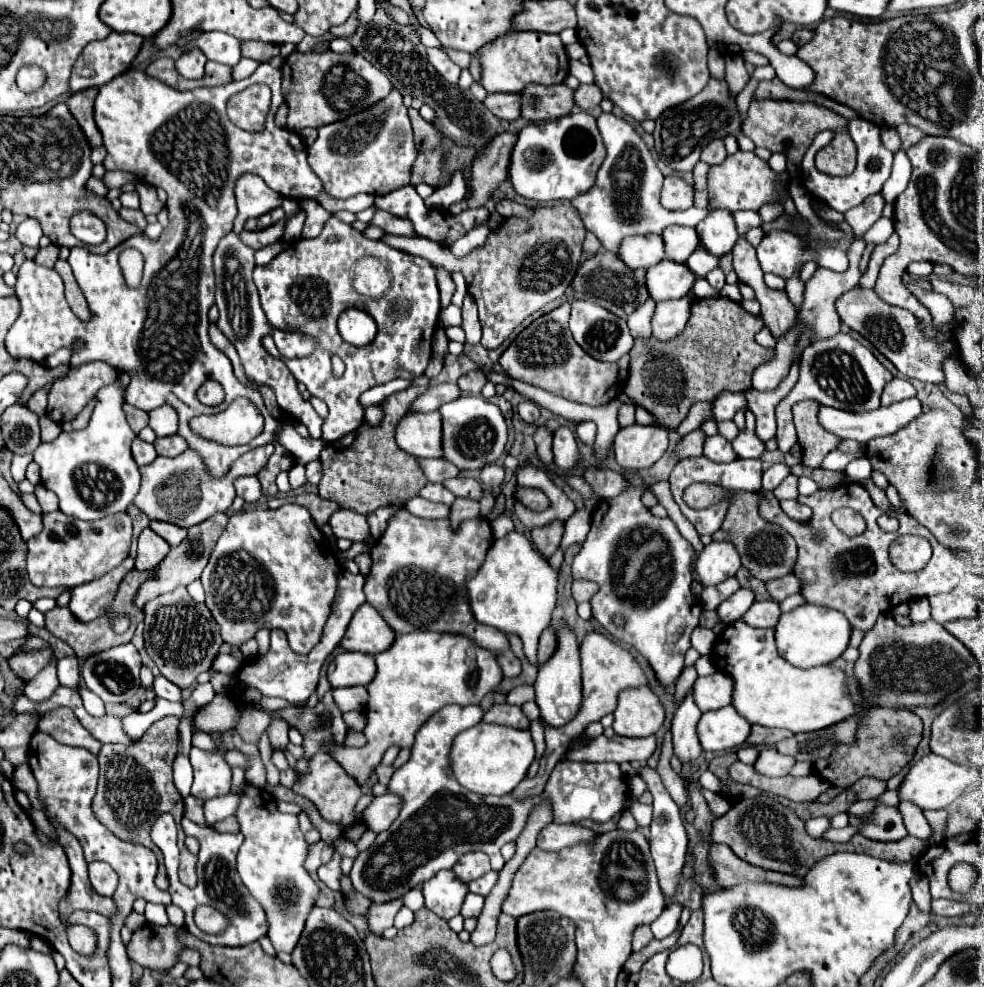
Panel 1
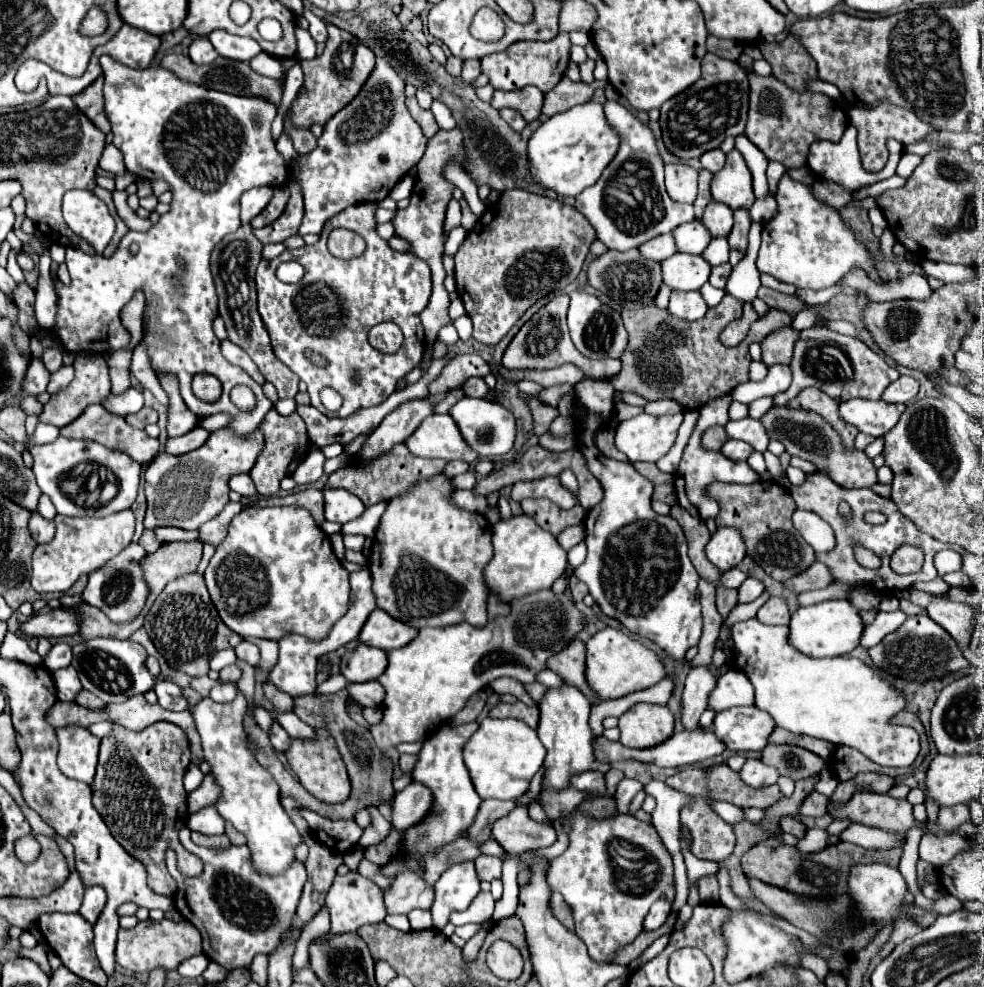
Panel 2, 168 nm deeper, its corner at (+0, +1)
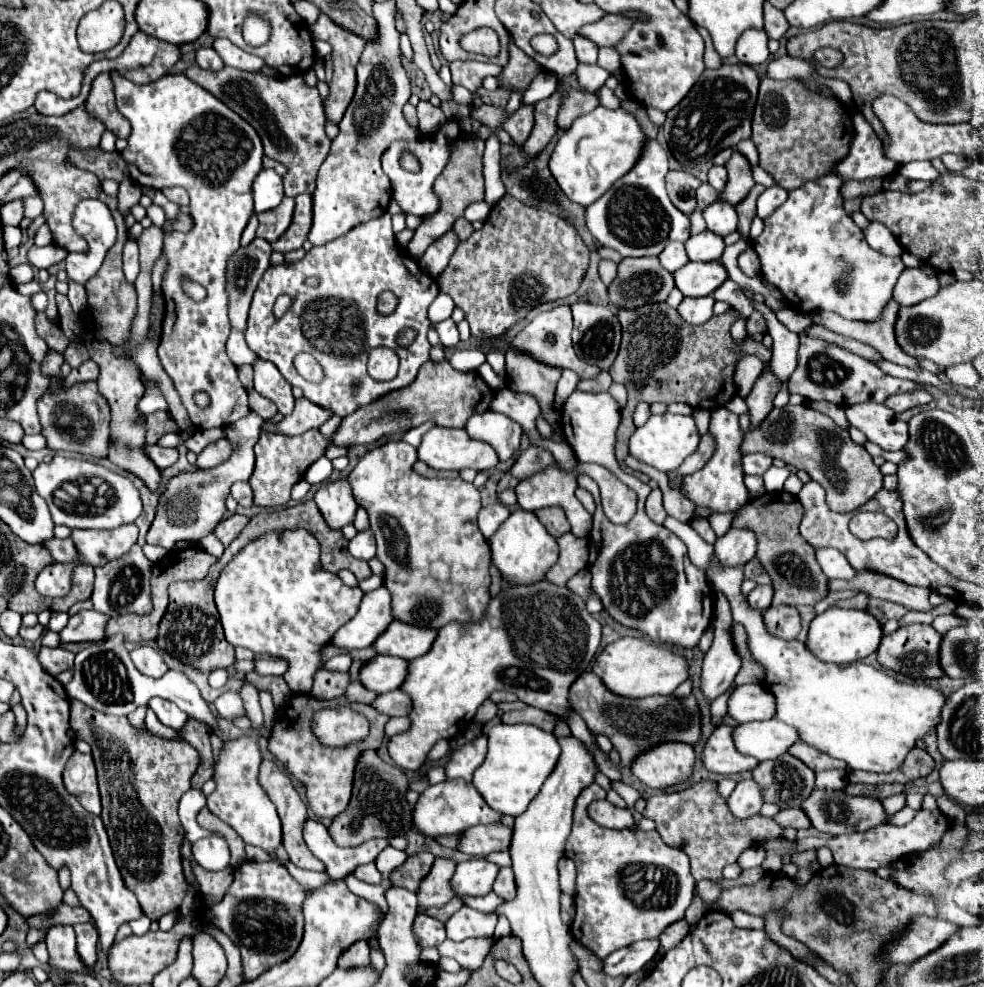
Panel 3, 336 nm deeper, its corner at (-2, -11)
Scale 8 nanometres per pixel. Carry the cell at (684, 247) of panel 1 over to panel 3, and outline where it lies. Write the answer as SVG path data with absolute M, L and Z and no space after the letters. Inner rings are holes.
M704 230L696 236L690 236L686 242L686 252L690 260L698 260L698 262L712 262L712 260L720 260L722 252L724 252L726 244L724 238L718 234L712 234L710 230Z

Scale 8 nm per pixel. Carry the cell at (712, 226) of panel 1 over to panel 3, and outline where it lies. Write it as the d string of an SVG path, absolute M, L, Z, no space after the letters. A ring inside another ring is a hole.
M720 198L704 210L704 220L706 220L708 230L718 236L726 236L738 226L738 216L736 216L734 206Z

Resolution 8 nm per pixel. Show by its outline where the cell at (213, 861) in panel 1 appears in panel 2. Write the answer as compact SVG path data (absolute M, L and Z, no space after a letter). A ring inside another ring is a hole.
M186 826L180 830L180 842L188 852L200 856L204 862L204 872L198 878L184 878L180 872L172 874L176 880L176 910L200 930L204 954L226 970L248 968L256 954L270 954L272 946L280 942L280 934L294 918L306 882L306 868L300 866L300 862L294 862L288 872L276 878L260 878L260 874L252 870L248 846L198 846L192 842Z

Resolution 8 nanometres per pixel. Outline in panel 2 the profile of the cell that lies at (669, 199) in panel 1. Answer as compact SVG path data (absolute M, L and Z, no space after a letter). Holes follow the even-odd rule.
M688 164L666 166L666 190L674 202L692 204L698 190L698 172Z

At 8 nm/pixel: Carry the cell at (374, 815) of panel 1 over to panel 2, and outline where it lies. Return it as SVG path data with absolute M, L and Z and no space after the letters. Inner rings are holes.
M416 782L396 792L392 798L392 826L400 832L412 826L412 822L420 822L424 810L428 810L428 802L432 802L428 788Z

